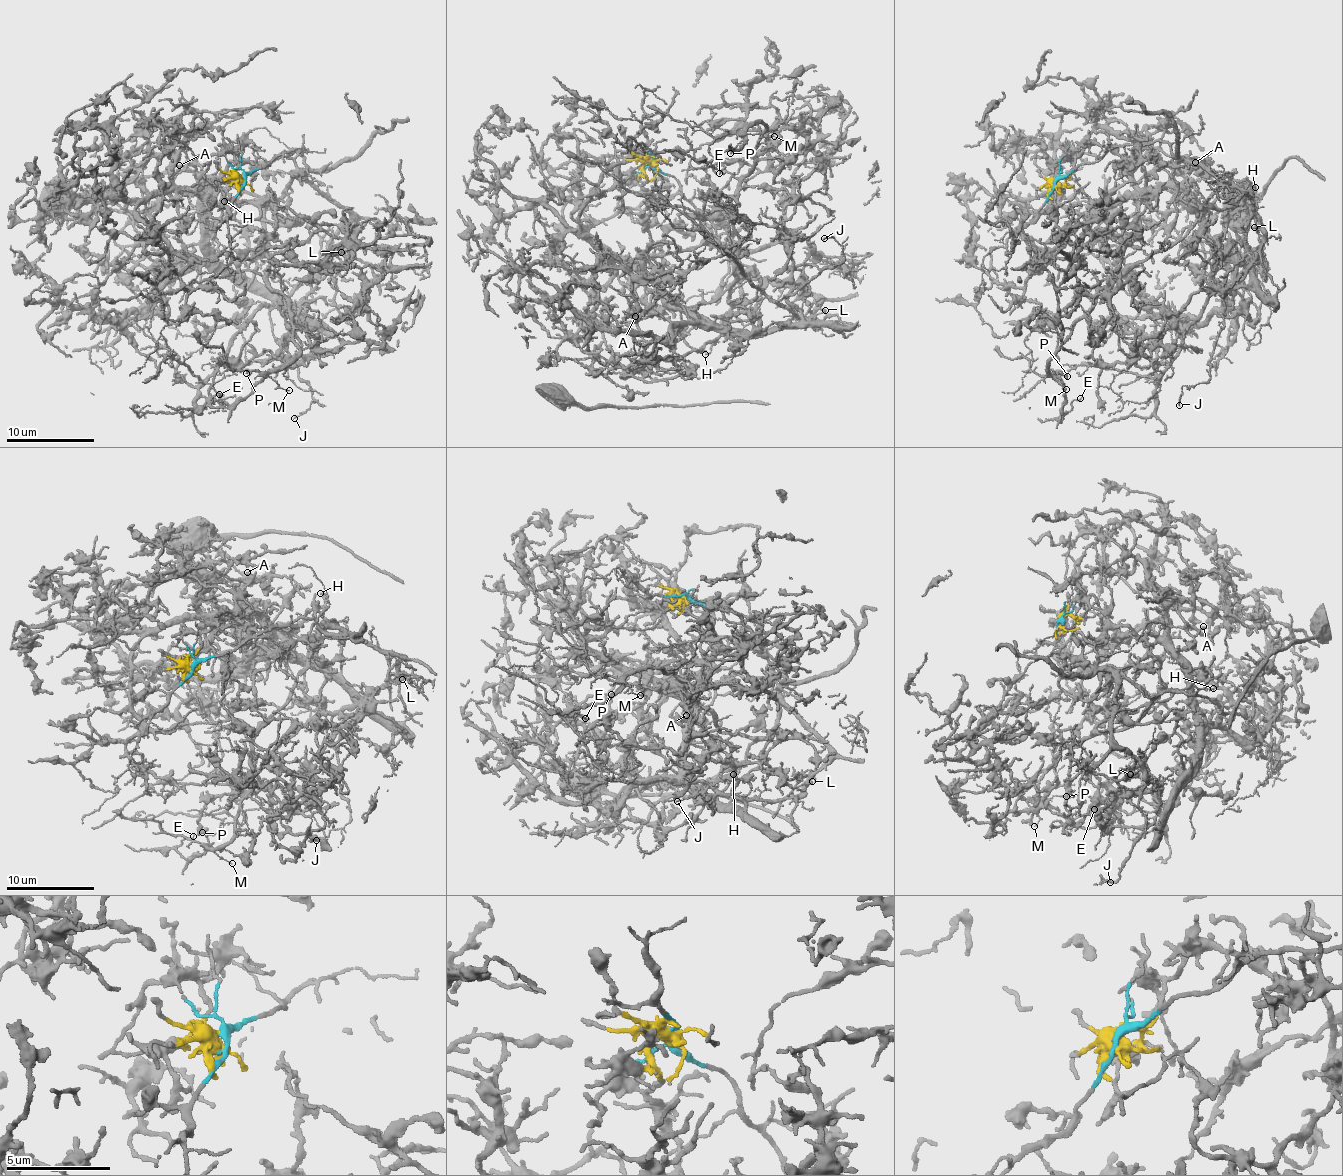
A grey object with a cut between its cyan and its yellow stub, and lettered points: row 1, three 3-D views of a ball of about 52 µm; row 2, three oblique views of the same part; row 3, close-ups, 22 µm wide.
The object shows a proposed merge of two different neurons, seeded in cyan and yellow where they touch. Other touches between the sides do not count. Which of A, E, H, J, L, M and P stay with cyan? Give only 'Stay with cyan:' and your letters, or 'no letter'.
Stay with cyan: E, H, J, L, M, P

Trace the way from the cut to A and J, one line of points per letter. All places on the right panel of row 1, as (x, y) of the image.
A: (1055, 181), (1098, 144), (1138, 158), (1147, 187), (1141, 188), (1132, 169), (1150, 148), (1195, 162)
J: (1055, 181), (1115, 147), (1163, 141), (1248, 197), (1260, 244), (1226, 294), (1207, 381), (1182, 388), (1179, 405)

